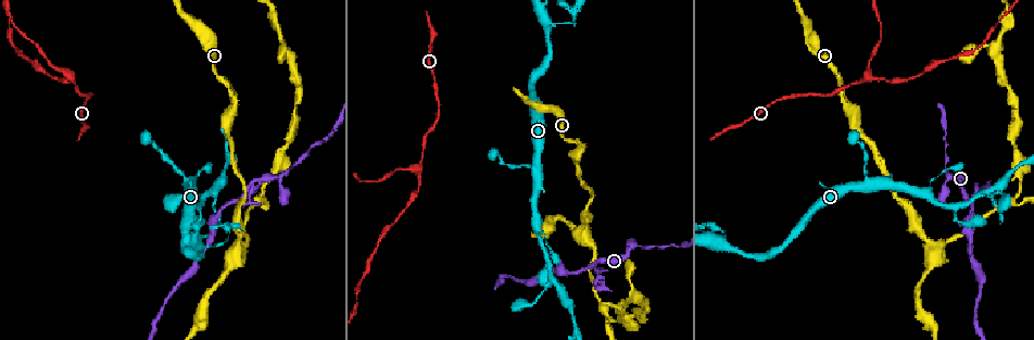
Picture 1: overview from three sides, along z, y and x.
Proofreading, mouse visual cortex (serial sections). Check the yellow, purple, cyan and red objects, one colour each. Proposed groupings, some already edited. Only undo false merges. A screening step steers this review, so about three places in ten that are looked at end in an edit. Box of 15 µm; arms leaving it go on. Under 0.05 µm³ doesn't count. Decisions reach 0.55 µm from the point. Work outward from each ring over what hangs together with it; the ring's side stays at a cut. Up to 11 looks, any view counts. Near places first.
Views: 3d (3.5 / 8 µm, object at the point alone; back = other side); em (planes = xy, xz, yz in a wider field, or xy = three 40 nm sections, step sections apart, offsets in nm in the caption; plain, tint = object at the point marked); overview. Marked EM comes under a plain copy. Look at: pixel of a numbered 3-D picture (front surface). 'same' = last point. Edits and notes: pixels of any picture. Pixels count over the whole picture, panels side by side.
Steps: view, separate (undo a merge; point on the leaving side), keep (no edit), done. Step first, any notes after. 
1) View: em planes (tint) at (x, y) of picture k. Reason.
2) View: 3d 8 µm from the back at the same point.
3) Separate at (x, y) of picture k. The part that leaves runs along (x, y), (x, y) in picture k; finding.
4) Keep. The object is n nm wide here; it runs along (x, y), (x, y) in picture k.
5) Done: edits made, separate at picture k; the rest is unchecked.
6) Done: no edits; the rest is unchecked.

View: 3d 3.5 µm at (395, 168) of picture 1. Thick turns thin.

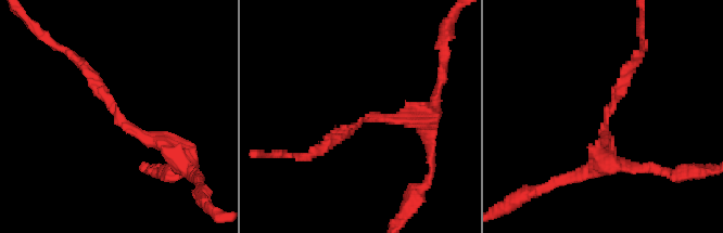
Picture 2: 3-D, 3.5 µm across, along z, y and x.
View: em xy step 1 (tint) at (608, 115) of picture 2. The arms are 200, 250 nm wide; need the tissue.

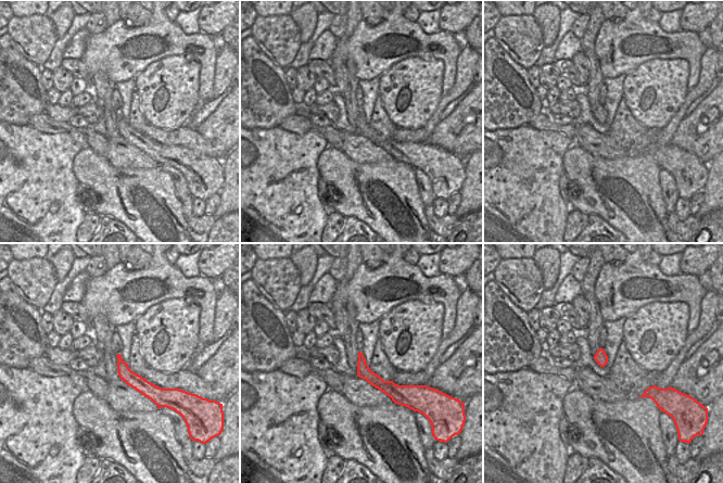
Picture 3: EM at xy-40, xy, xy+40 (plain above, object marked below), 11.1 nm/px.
Keep. It runs along (360, 357), (375, 380), (402, 389) in picture 3; continuous, no second cell.

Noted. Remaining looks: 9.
View: 3d 3.5 µm from the back at (242, 196) of picture 1. Sharp bend.

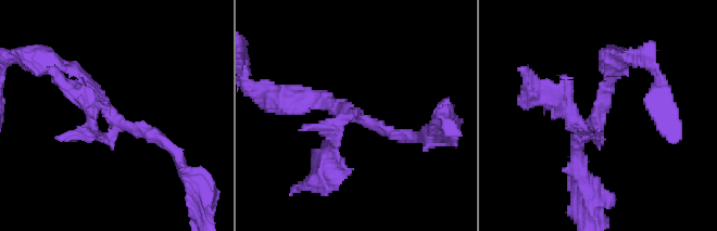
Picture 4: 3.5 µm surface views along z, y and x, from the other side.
View: em xy step 2 (tint) at (116, 119) of picture 4. Shape alone is not enough.

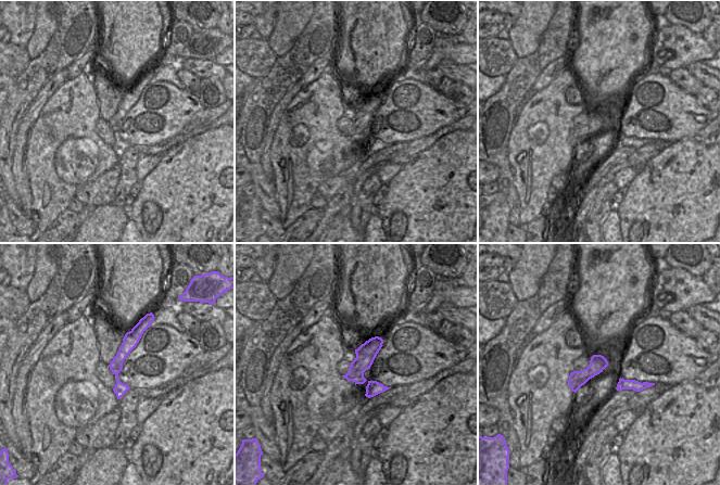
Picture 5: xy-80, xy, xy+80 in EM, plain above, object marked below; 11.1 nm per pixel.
Separate at (569, 123) of picture 4. The part that leaves runs along (599, 128), (596, 138), (586, 135), (529, 88) in picture 4; two cells meet here.

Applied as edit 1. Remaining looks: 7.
View: 3d 8 µm at (544, 255) of picture 1. Sharp bend.

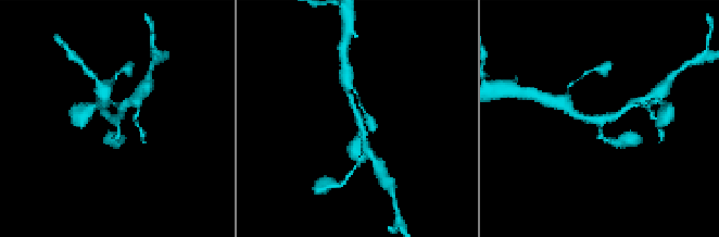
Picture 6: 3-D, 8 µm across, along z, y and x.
View: em xy step 1 (tint) at (357, 119) of picture 6. 3 arms meet here; the arms are 150, 200, 250 nm wide; now the EM.

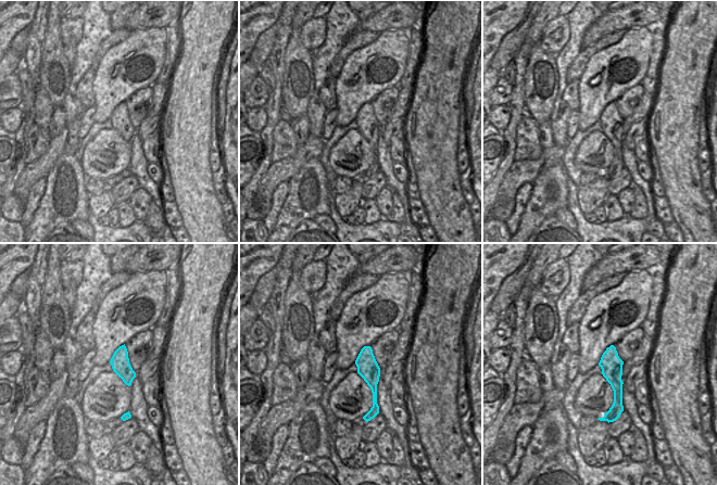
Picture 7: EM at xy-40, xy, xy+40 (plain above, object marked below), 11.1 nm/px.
Keep. It runs along (347, 91), (357, 112), (366, 145) in picture 6; all the same cell.

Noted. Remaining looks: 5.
View: 3d 3.5 µm at (239, 248) of picture 1. Thick turns thin.

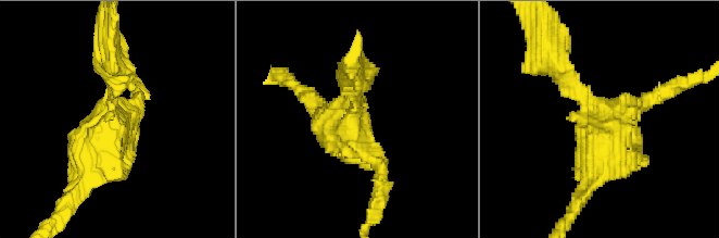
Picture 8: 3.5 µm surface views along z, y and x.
View: em xy step 2 (tint) at (106, 121) of picture 8. Now the EM.

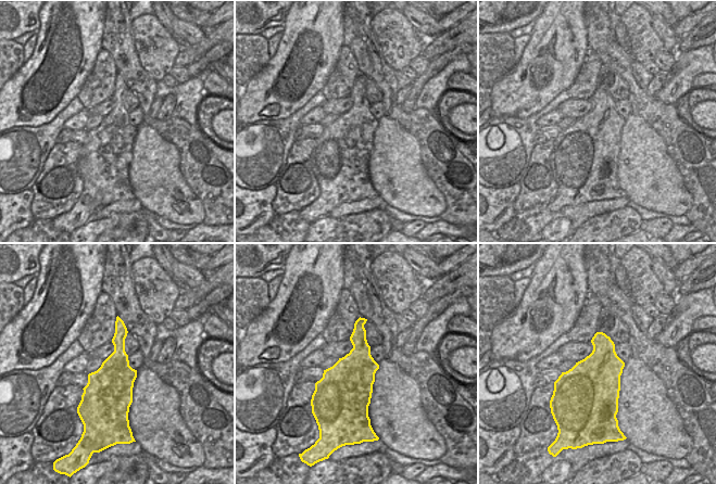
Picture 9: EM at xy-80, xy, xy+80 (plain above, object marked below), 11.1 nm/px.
Keep. All the same cell.

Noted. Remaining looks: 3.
Done: edits made, separate at picture 4; the rest is unchecked.

